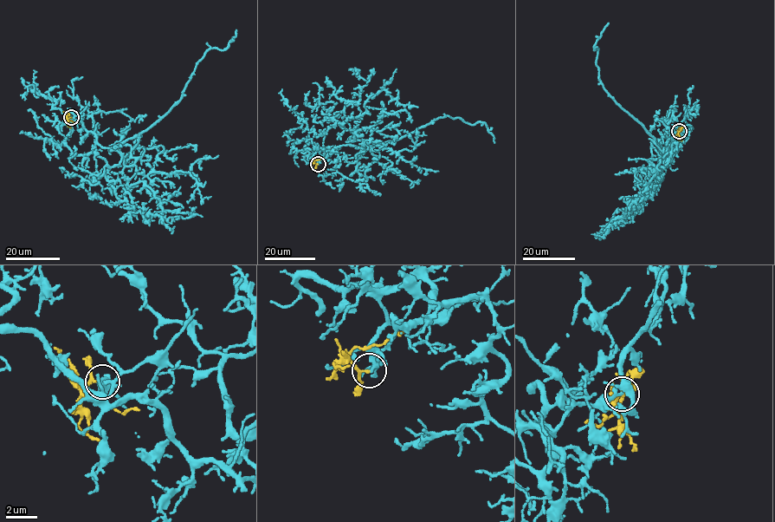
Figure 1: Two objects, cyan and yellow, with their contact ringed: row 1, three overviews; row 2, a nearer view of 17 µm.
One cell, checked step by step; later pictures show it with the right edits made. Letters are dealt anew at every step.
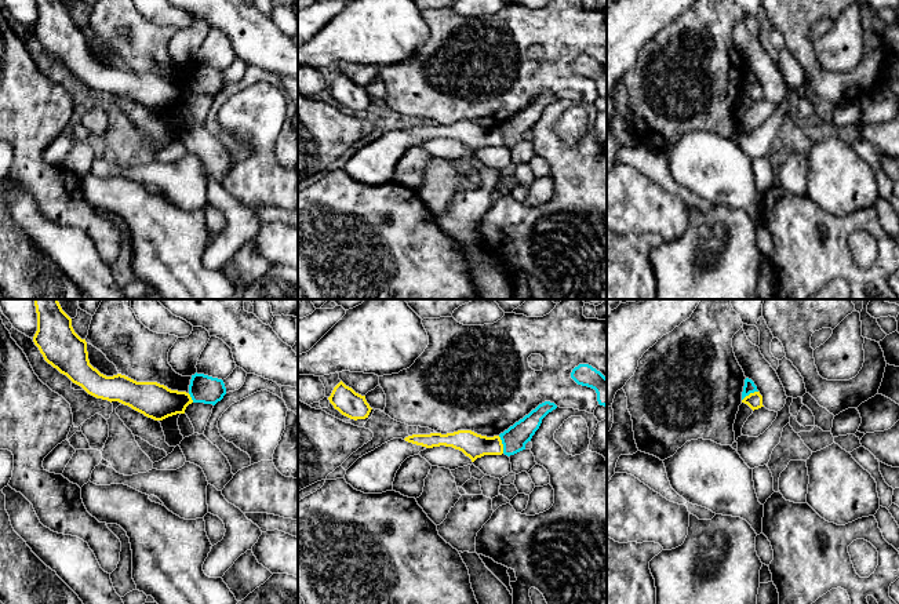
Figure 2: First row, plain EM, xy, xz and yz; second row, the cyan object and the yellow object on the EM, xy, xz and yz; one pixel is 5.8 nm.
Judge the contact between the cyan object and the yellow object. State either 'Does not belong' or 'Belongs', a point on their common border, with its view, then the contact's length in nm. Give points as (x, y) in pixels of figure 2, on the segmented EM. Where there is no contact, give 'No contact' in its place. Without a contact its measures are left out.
Does not belong. Touches cyan at xz (502, 443). Shared border 110 nm

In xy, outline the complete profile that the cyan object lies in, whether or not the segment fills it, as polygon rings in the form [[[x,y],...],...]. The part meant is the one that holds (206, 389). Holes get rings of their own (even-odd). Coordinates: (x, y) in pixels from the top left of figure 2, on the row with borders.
[[[196,372],[190,379],[189,394],[193,403],[215,405],[226,394],[226,387],[222,379]]]

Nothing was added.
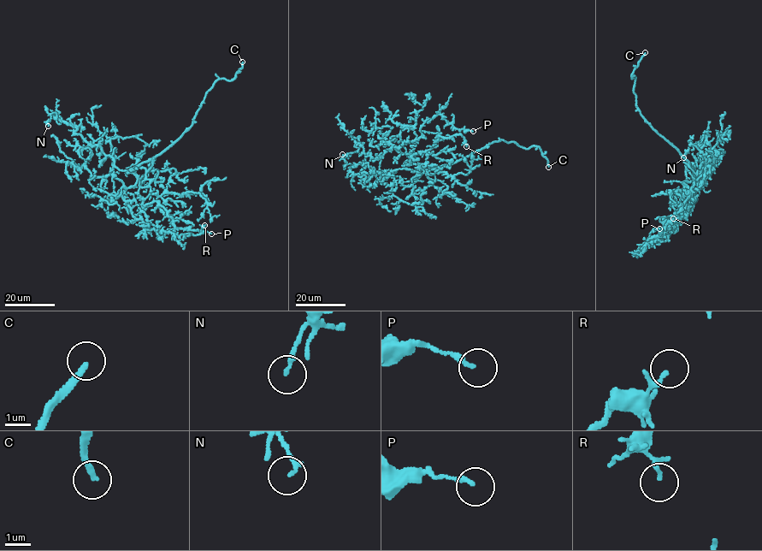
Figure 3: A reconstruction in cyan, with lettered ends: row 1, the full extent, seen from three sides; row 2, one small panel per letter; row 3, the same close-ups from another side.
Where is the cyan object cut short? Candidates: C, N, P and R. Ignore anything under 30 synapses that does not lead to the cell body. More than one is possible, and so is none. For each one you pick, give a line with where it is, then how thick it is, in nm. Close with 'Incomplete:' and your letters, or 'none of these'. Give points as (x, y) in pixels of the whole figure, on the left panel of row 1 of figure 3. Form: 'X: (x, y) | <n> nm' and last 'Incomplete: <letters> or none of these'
C: (242, 62) | 240 nm
Incomplete: C

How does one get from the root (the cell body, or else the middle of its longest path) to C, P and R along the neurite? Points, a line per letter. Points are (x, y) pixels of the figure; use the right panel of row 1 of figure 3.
C: (694, 176), (688, 162), (652, 127), (636, 106), (633, 89), (635, 78), (631, 75), (645, 52)
P: (694, 176), (684, 182), (682, 211), (676, 212), (676, 230), (664, 240), (649, 241), (660, 234), (659, 228)
R: (694, 176), (683, 184), (692, 192), (694, 208), (688, 211), (682, 205), (669, 229), (664, 228), (673, 218)

